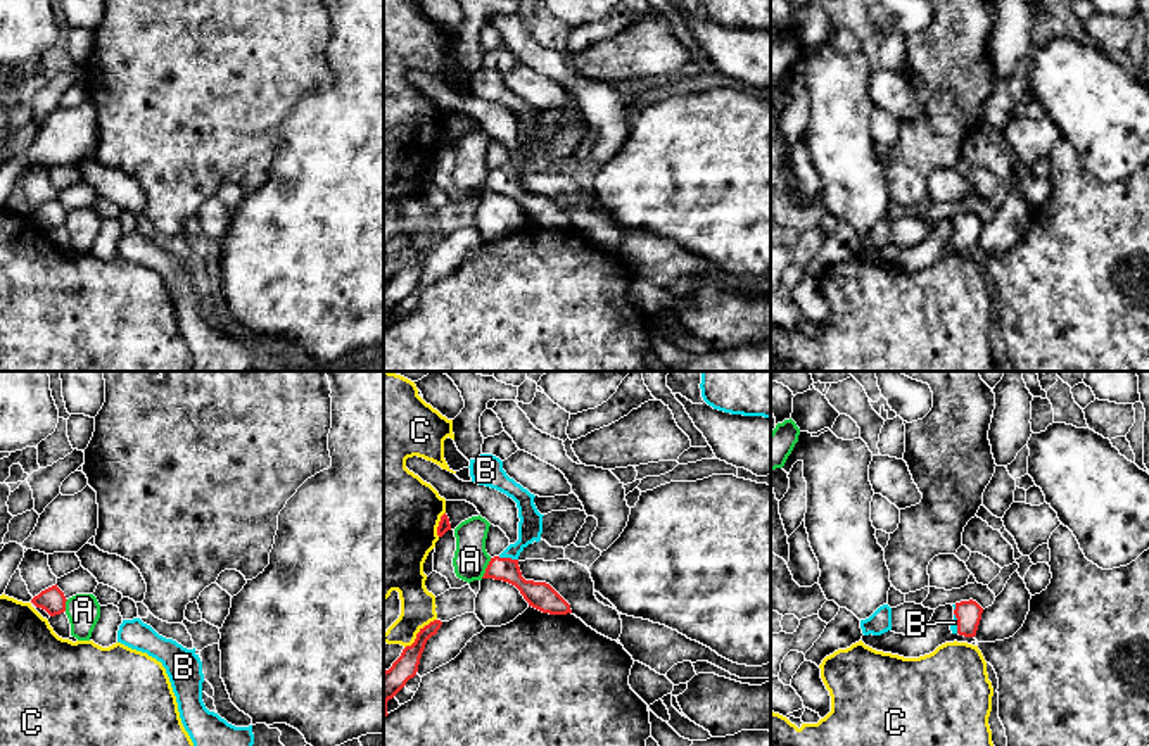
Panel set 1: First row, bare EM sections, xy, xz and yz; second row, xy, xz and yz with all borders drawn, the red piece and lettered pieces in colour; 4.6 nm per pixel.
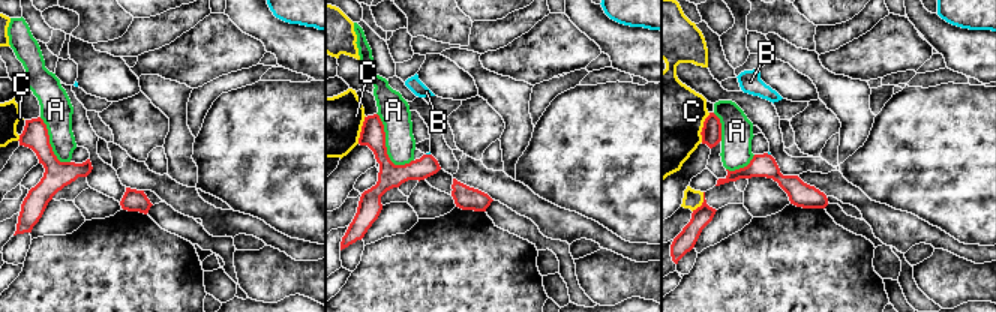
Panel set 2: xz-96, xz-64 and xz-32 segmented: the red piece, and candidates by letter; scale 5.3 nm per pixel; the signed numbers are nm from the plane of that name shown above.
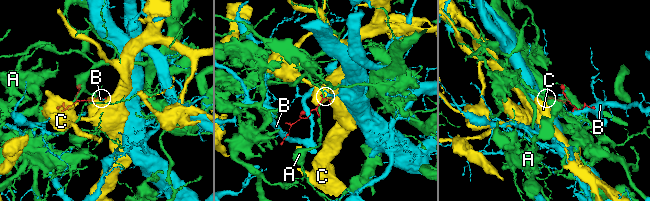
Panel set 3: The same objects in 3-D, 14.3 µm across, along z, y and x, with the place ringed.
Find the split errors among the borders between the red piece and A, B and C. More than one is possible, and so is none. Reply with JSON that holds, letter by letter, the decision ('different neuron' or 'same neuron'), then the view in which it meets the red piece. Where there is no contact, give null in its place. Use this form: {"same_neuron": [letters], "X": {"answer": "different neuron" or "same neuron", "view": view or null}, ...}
{"same_neuron": ["B"], "A": {"answer": "different neuron", "view": "xz"}, "B": {"answer": "same neuron", "view": "xz"}, "C": {"answer": "different neuron", "view": "xz"}}

